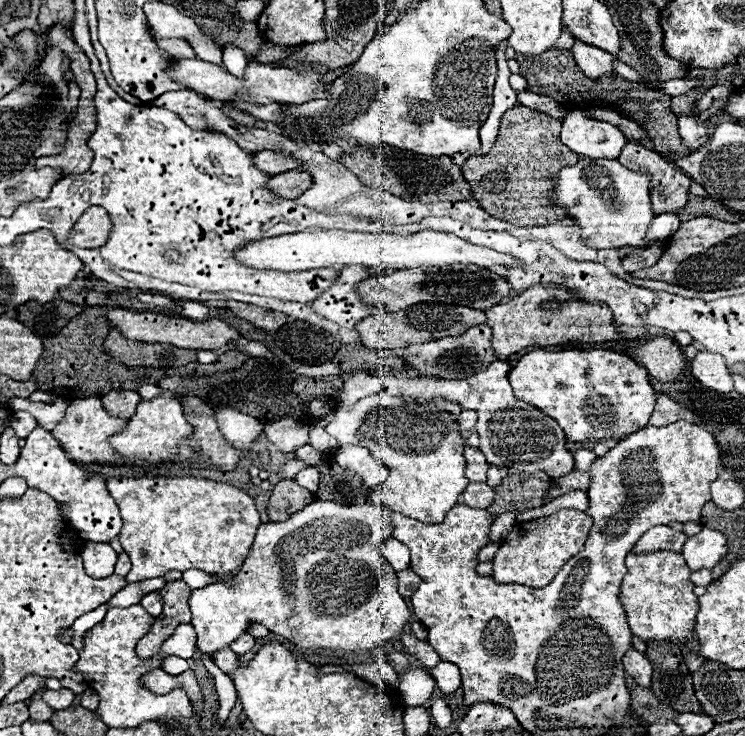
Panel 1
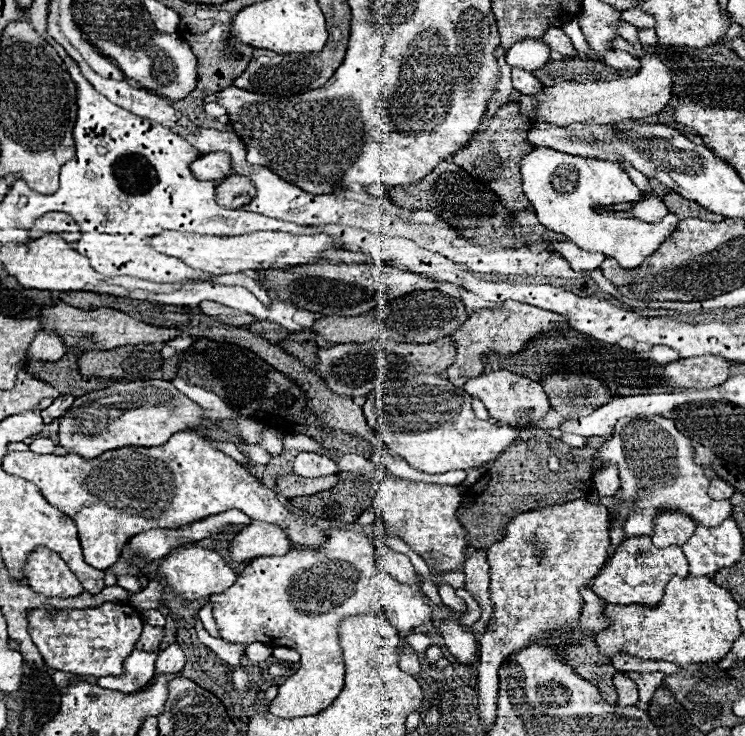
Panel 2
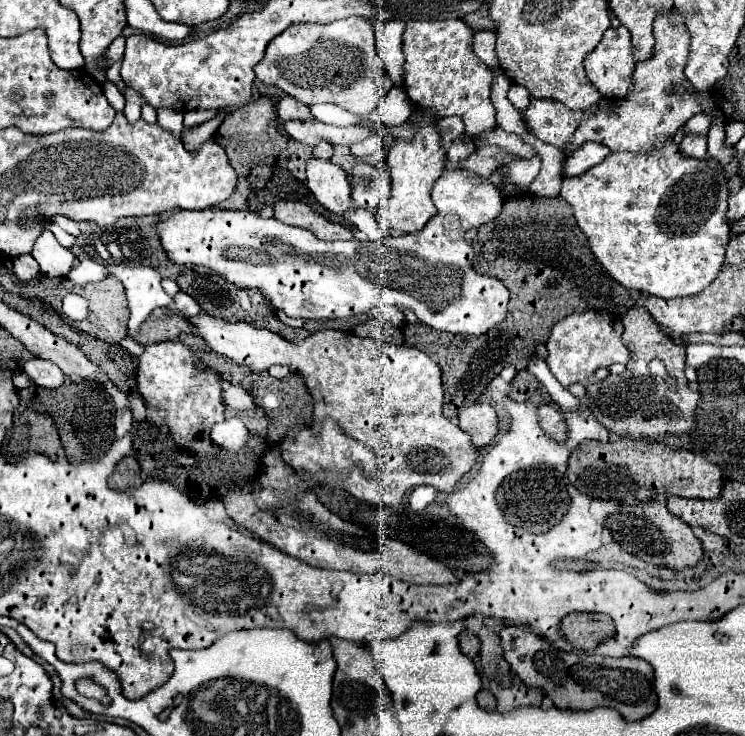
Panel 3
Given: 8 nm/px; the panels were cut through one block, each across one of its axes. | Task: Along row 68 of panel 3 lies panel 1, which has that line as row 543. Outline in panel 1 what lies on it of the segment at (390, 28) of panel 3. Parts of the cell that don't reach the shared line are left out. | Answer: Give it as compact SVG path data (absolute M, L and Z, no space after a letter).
M388 538L388 540L386 540L386 546L384 546L382 554L386 556L386 560L390 562L390 566L392 566L396 572L410 568L408 548L406 548L402 542L398 542L396 538Z

